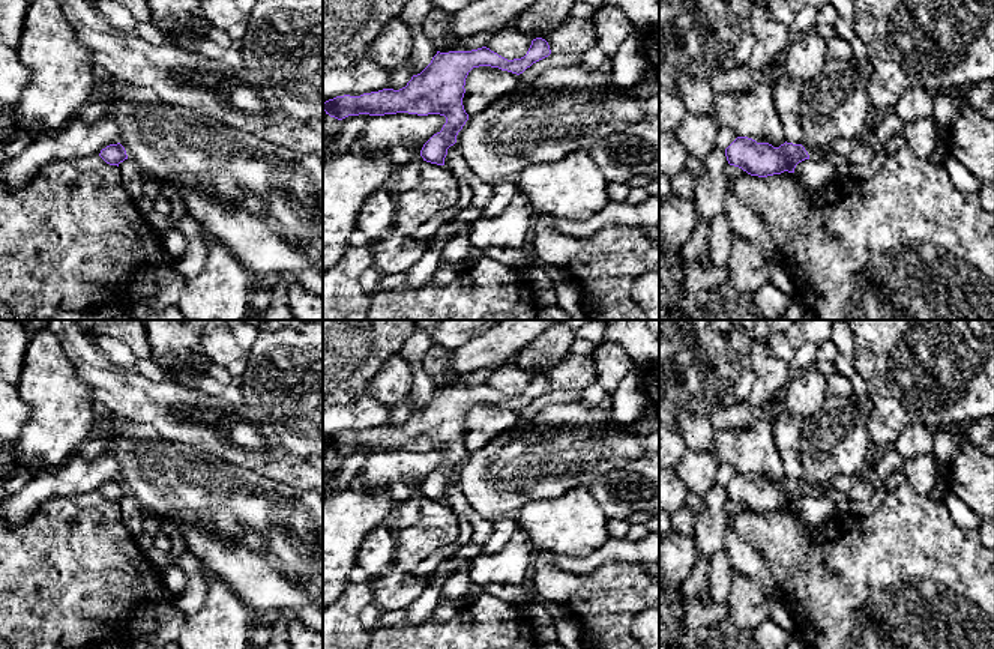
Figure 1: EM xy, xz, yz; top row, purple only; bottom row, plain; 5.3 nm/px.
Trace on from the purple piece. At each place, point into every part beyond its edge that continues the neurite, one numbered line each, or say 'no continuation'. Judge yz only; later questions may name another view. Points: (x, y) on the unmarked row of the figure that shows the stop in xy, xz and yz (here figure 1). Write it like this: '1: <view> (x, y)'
no continuation

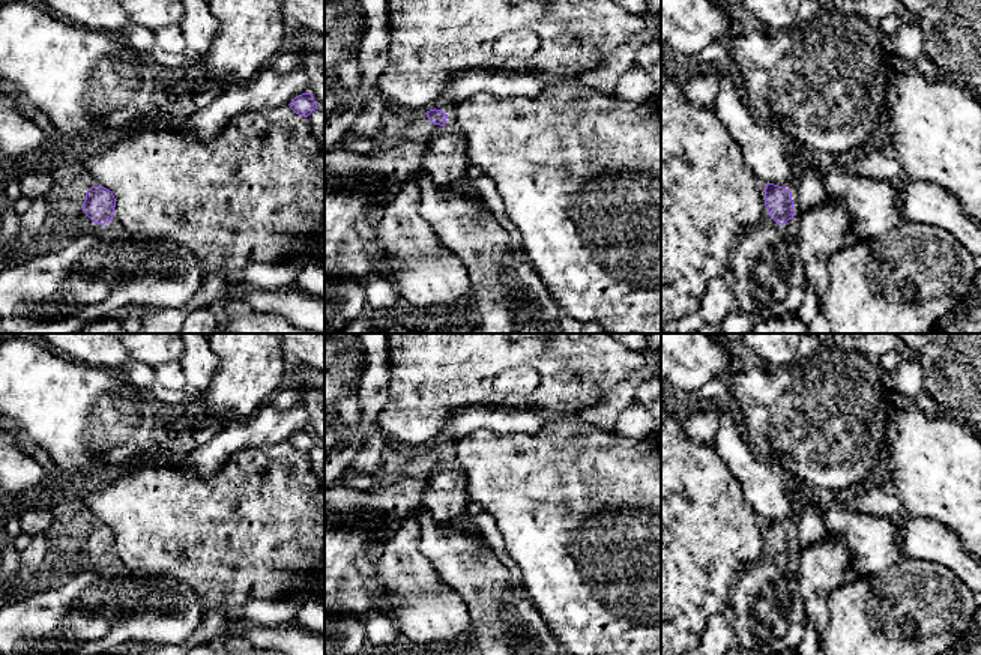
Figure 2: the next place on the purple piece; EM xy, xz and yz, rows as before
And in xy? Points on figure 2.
1: xy (80, 561)

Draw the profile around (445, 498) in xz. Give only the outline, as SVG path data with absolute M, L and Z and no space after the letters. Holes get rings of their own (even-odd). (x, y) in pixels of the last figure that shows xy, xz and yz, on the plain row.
M440 466L430 478L421 499L421 508L431 512L434 520L448 523L466 512L467 496L466 473L455 466Z

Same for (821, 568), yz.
M826 538L816 545L795 548L795 557L795 590L804 602L805 617L820 637L828 626L828 598L844 583L844 569L849 565L846 541Z

